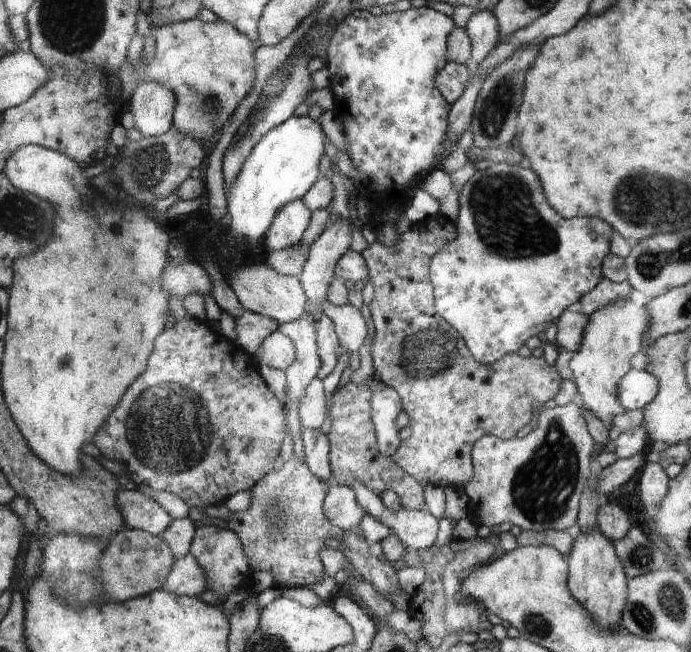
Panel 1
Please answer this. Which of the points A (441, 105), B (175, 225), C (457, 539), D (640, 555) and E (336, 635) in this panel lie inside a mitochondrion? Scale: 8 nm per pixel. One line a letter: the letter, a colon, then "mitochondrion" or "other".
A: other
B: other
C: other
D: mitochondrion
E: other

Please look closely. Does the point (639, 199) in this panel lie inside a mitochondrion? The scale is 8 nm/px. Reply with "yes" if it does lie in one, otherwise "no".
yes

